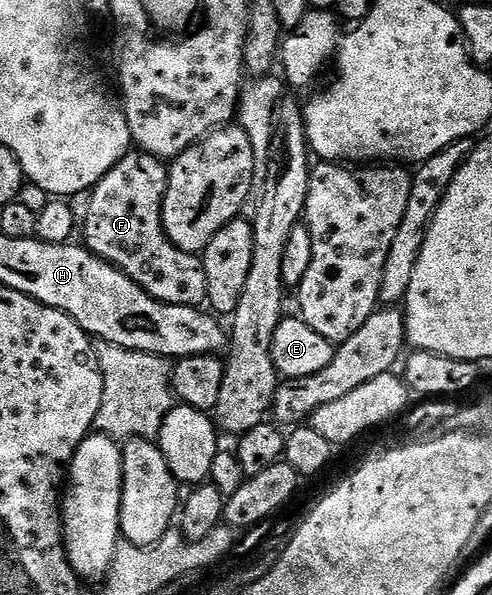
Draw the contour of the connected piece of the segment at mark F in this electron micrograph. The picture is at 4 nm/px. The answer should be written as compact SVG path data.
M139 149L122 157L122 161L118 161L118 165L114 165L114 169L106 173L106 177L99 179L90 192L90 213L86 213L86 223L82 228L82 243L95 255L112 263L138 285L142 285L142 289L146 289L150 297L170 305L203 308L208 290L201 256L178 249L164 231L164 194L168 188L169 170L169 164L165 160L156 159Z

